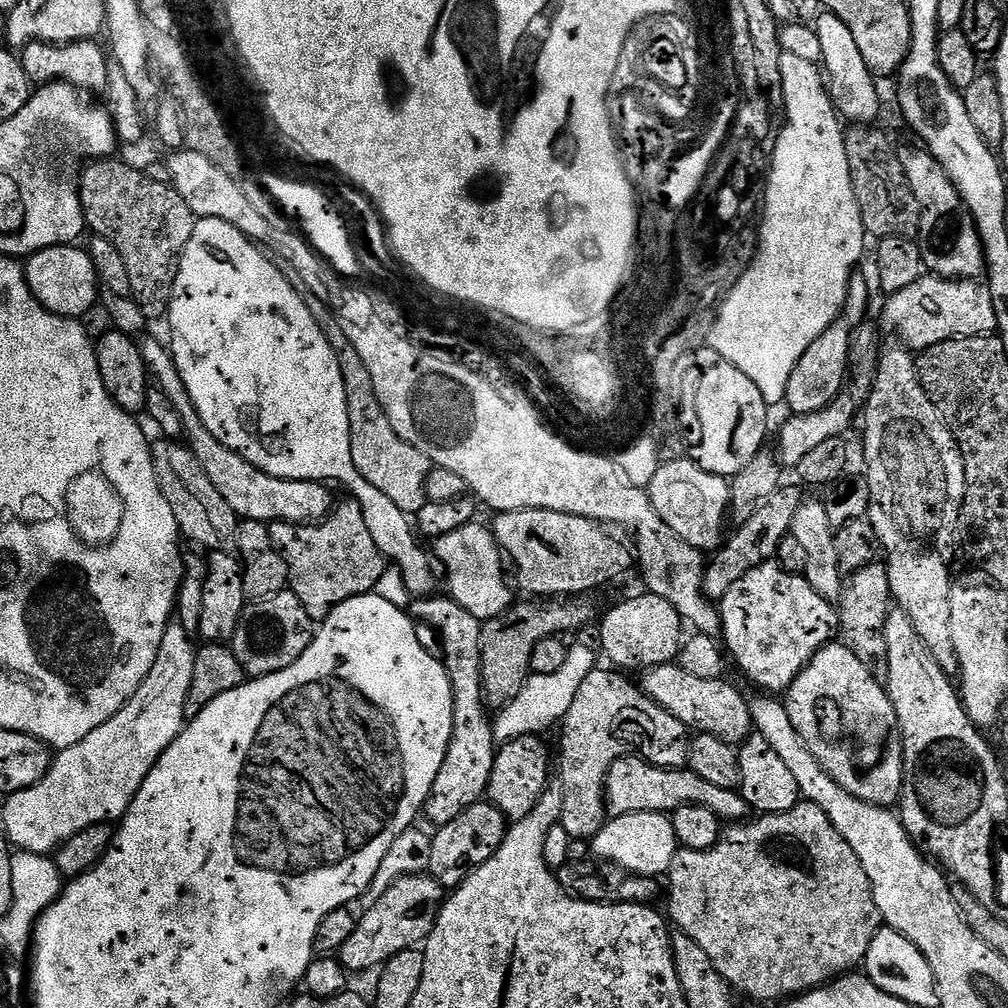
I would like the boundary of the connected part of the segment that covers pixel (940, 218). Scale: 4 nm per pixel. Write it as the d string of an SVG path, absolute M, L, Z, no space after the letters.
M923 146L899 149L902 170L906 170L906 182L914 190L914 198L920 207L920 231L918 243L922 250L922 262L931 275L947 280L974 280L985 275L984 247L976 229L974 218L962 202L950 174L929 154Z

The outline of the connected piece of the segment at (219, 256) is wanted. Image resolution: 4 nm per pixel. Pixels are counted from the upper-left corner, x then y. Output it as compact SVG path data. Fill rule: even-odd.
M218 218L197 219L194 234L190 234L190 242L182 254L178 278L174 282L174 294L166 317L166 325L168 324L169 330L172 331L170 351L178 366L178 374L182 374L182 382L186 382L190 402L194 402L194 410L198 410L198 418L202 418L202 422L206 422L206 430L210 430L210 434L214 434L214 438L218 438L218 442L222 442L222 446L234 450L234 454L238 454L258 470L262 470L274 478L286 478L287 480L333 482L332 480L341 479L341 484L348 490L347 495L358 502L366 527L369 528L369 533L373 536L374 542L377 543L379 552L386 560L394 563L394 566L403 574L403 584L409 595L414 598L429 596L435 591L434 574L428 566L430 556L429 553L427 556L418 546L419 539L409 515L394 505L394 502L386 494L375 489L357 470L353 469L349 476L345 476L347 472L350 472L350 457L348 455L350 418L346 410L346 386L342 382L340 363L326 338L326 334L322 334L318 322L314 322L314 314L310 314L307 299L296 293L297 285L291 279L288 281L267 258L269 259L253 241L242 235L234 226L230 226L230 222L222 222Z

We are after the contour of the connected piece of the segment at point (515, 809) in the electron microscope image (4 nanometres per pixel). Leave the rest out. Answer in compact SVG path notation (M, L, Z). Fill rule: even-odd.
M539 735L515 738L515 740L499 745L494 758L494 770L490 770L490 782L488 783L487 799L499 810L504 819L509 822L515 822L526 818L526 814L530 814L530 810L534 810L534 806L538 802L538 798L542 798L544 791L550 786L548 775L554 772L554 756L548 753L548 748L542 742L543 739Z

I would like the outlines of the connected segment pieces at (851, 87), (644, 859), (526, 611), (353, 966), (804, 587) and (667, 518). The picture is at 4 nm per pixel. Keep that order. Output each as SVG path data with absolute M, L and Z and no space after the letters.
M821 12L814 25L818 34L818 43L822 46L822 68L825 73L826 87L837 115L847 123L866 126L876 122L882 108L880 92L876 78L870 73L862 53L858 51L850 30L846 30L846 22L833 12Z
M631 812L605 819L600 825L598 834L593 836L590 841L591 855L597 861L611 862L624 872L632 873L633 876L663 877L672 868L677 851L678 843L674 826L671 819L663 812Z
M548 598L543 602L532 602L536 604L516 602L498 618L490 618L481 623L482 686L489 709L499 710L506 707L522 690L532 671L530 657L534 655L534 646L538 646L542 638L576 632L579 628L586 627L592 619L597 619L596 608L588 600L591 599Z
M430 874L408 875L394 881L393 885L386 890L386 894L383 894L365 916L356 922L354 934L350 934L346 946L342 946L339 950L338 959L341 967L352 974L353 972L368 972L371 968L376 970L387 960L394 958L394 954L407 948L423 945L429 934L432 933L436 915L440 913L440 905L444 903L445 899L446 889Z
M769 562L750 570L746 578L738 578L730 590L718 601L722 644L736 668L750 683L764 694L784 694L798 678L798 674L818 654L820 648L837 639L840 614L833 601L822 598L803 575L782 570L779 564Z
M691 458L669 460L659 465L657 474L648 484L646 491L658 518L662 518L662 522L666 522L670 526L670 530L674 530L674 534L678 534L678 538L682 538L687 544L694 546L701 554L715 553L721 547L726 536L726 533L724 534L724 516L726 520L730 512L730 484L725 477L702 470L702 466L698 466Z

